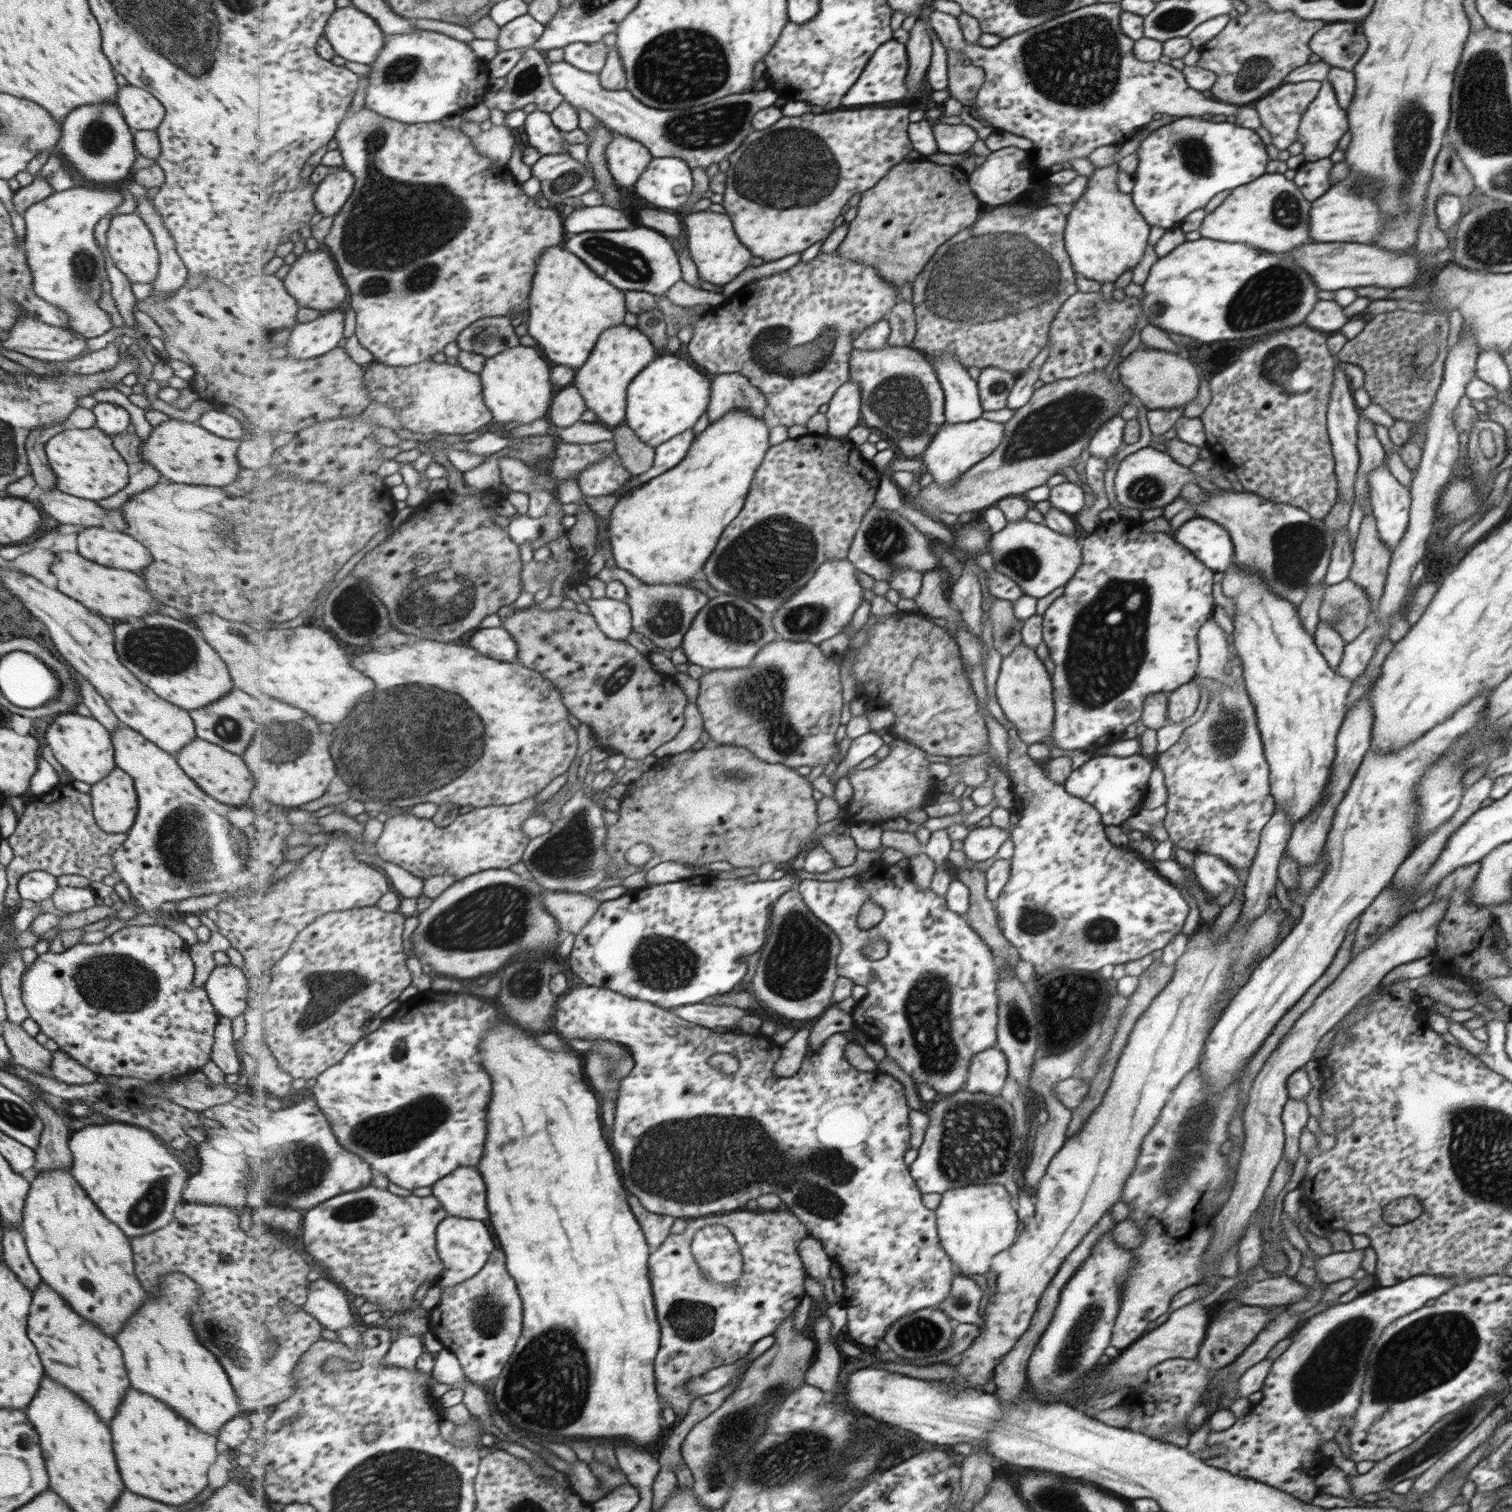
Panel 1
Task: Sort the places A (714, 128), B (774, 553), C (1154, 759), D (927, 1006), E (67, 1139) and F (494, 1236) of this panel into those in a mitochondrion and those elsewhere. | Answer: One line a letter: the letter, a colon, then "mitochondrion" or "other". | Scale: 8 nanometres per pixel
A: mitochondrion
B: mitochondrion
C: other
D: mitochondrion
E: other
F: other

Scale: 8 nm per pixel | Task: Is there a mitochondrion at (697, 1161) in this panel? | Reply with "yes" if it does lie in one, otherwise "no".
yes

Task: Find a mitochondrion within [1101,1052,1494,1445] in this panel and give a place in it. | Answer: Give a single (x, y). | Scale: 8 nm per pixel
(1428, 1352)

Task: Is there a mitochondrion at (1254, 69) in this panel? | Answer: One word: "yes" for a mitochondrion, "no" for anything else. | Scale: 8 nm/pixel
yes

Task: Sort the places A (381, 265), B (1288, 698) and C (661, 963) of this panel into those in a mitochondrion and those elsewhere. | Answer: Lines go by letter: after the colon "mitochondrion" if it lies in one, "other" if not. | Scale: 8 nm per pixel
A: mitochondrion
B: other
C: mitochondrion

